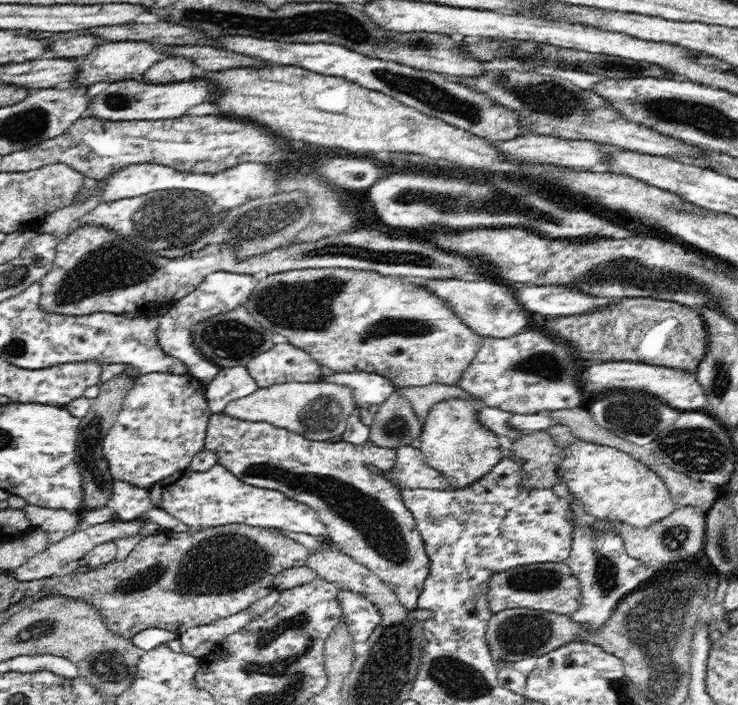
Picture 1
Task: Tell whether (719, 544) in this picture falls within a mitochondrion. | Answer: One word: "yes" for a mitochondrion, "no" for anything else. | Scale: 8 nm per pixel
yes

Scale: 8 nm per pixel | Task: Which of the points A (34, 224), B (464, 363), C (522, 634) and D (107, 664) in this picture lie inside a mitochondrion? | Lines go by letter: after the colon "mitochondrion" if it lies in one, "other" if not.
A: other
B: other
C: mitochondrion
D: mitochondrion

